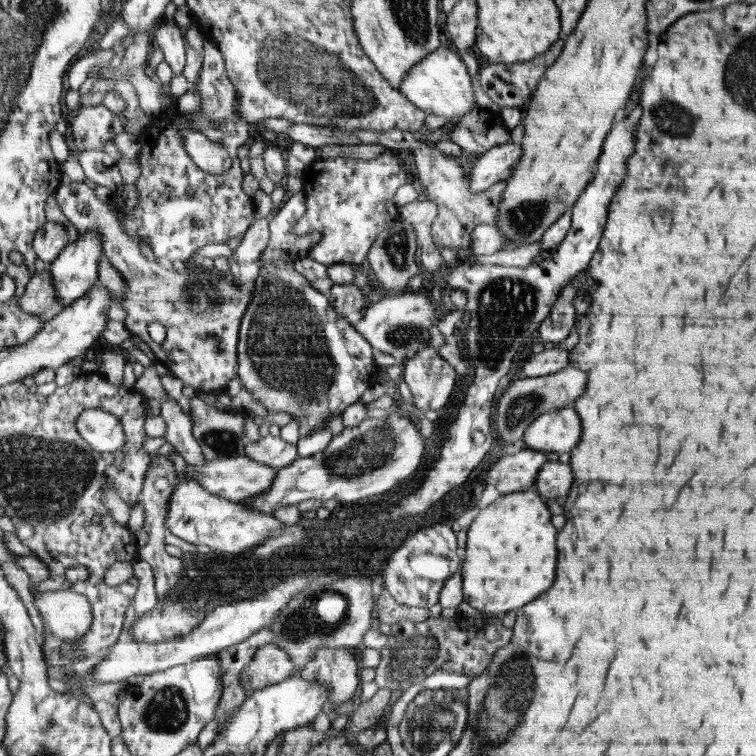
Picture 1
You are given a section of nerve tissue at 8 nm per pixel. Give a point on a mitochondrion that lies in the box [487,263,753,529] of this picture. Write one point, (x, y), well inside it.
(522, 407)

